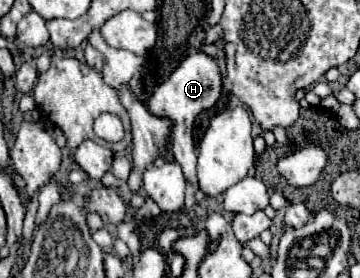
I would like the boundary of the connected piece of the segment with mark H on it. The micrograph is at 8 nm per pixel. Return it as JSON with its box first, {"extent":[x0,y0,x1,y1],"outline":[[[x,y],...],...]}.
{"extent":[148,52,222,184],"outline":[[[194,52],[186,58],[182,58],[182,62],[176,66],[176,70],[170,74],[170,78],[166,82],[162,82],[150,96],[148,100],[148,110],[156,116],[166,116],[170,118],[174,124],[172,128],[172,152],[176,162],[180,164],[180,168],[184,170],[186,180],[198,184],[196,180],[196,148],[194,148],[194,140],[192,140],[192,132],[194,132],[194,118],[204,112],[214,108],[214,104],[220,100],[222,96],[222,76],[220,76],[220,68],[216,64],[216,60],[204,52]]]}

